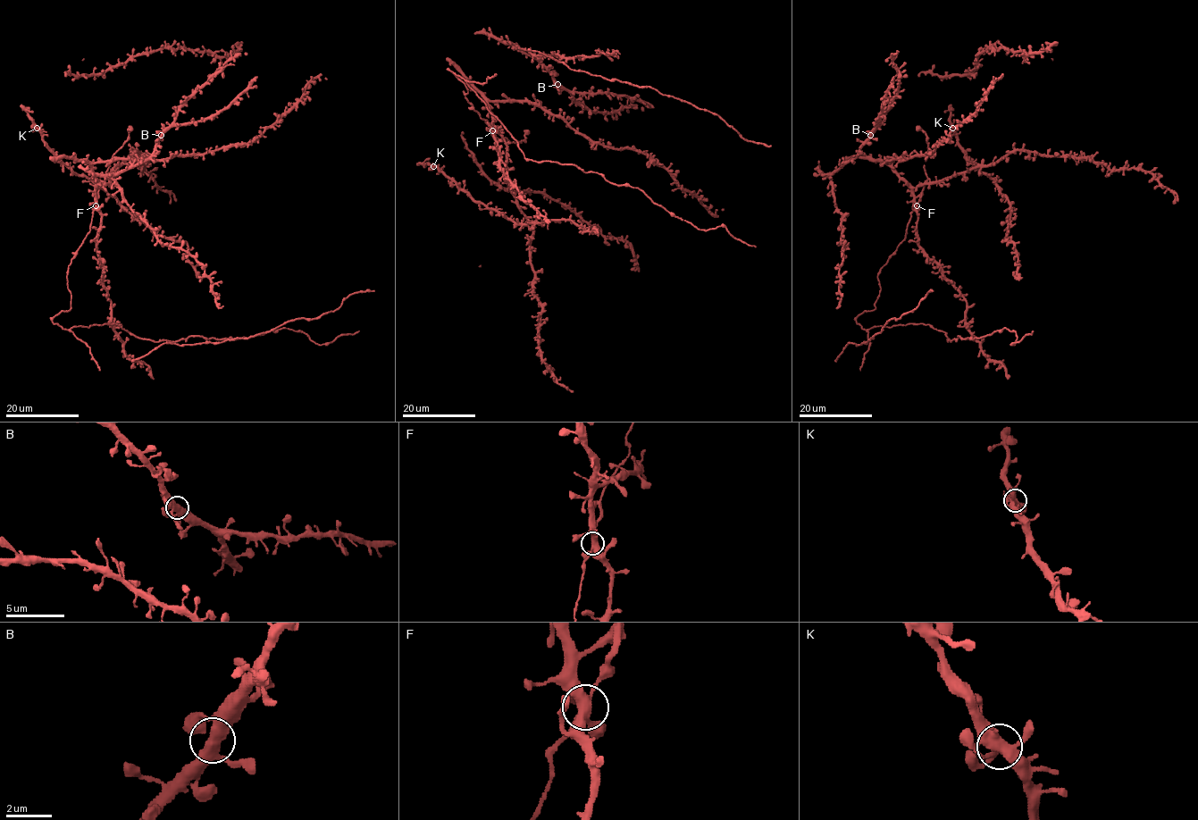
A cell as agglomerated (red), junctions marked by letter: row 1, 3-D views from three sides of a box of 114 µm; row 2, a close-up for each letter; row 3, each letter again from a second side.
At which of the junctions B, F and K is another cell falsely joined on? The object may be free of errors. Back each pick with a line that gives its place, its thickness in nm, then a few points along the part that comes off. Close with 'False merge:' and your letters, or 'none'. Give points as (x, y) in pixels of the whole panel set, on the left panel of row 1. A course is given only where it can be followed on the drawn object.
False merge: none

